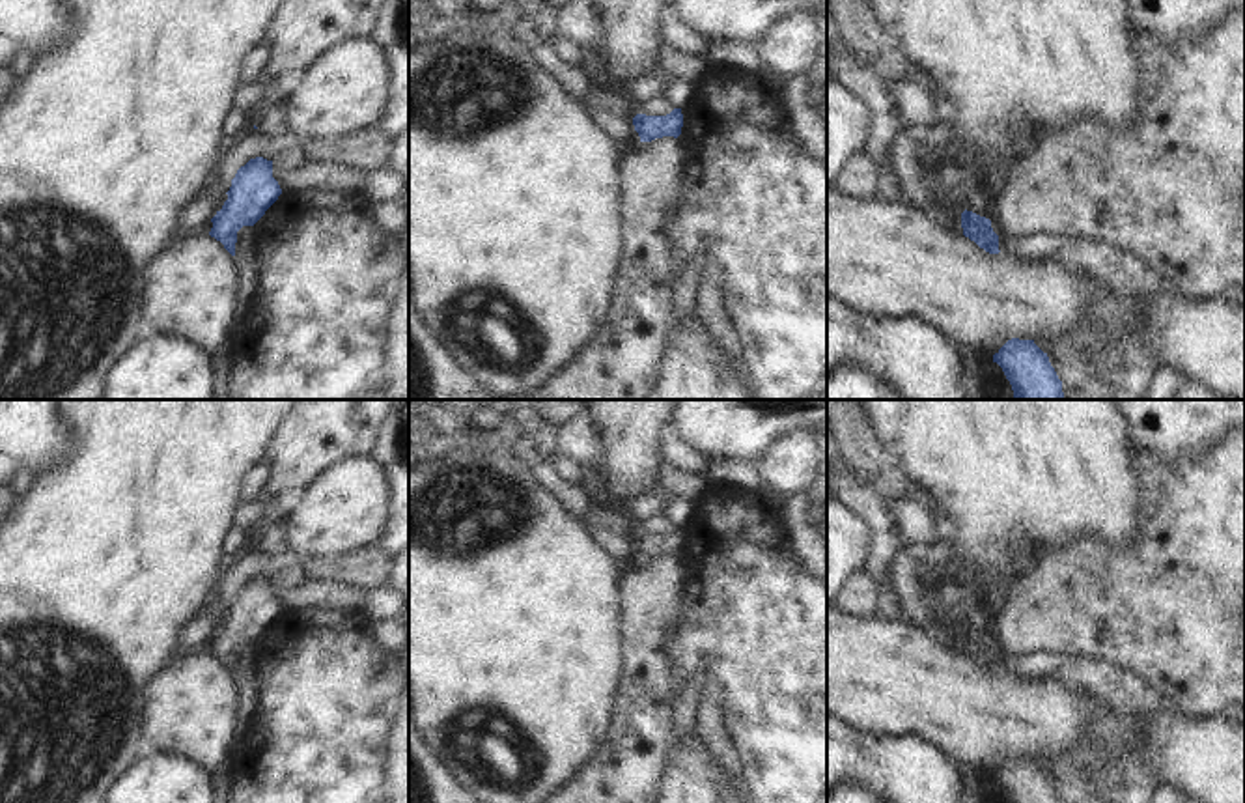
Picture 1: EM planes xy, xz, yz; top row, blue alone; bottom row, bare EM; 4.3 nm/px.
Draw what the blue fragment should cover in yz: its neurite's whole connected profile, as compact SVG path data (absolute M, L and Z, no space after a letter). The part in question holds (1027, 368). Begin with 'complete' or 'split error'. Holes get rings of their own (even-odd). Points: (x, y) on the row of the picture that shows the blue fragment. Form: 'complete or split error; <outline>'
complete; M1008 340L995 355L1012 385L1014 400L1064 400L1062 381L1034 340Z

